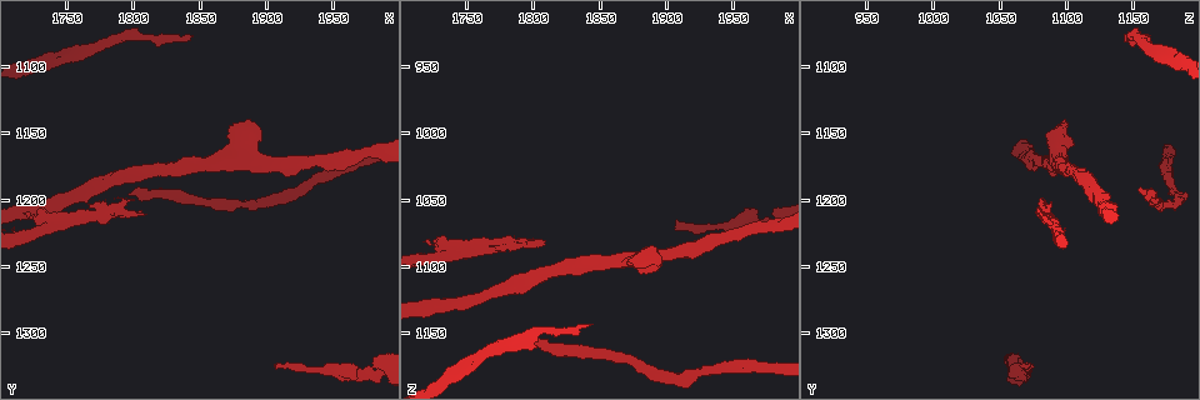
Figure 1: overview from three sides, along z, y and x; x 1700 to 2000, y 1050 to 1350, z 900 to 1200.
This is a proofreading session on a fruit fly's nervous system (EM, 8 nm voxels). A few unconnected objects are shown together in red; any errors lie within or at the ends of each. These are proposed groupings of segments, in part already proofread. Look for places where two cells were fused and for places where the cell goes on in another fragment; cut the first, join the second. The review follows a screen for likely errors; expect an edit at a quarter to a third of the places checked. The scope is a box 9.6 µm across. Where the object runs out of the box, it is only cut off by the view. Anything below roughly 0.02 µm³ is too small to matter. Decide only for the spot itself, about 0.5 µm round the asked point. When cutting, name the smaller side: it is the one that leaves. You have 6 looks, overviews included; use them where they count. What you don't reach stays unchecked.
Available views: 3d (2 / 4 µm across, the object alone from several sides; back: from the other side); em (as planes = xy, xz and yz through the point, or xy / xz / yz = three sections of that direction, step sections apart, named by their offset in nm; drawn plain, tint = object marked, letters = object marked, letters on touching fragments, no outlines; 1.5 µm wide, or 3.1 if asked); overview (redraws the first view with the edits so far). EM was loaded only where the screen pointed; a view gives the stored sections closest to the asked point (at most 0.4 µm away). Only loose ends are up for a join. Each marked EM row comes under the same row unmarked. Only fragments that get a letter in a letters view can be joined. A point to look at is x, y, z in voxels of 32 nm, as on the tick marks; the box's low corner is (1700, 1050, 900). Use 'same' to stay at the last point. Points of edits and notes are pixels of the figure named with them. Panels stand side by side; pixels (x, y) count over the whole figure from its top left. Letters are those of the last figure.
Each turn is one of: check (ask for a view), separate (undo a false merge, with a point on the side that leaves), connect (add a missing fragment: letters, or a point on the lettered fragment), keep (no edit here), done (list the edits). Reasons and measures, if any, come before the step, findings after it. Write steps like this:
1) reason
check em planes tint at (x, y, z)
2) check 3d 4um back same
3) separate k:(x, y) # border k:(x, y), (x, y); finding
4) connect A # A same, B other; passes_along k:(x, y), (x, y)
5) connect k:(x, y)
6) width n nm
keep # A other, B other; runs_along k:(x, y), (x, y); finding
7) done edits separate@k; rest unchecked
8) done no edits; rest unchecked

branch point
check em planes letters at (1882, 1168, 1096)

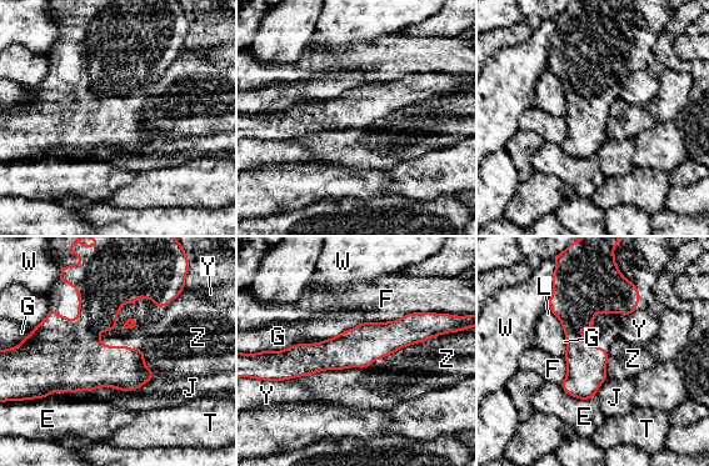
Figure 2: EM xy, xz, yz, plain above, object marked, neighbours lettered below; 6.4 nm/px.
keep # E other, F other, G other, J other, L other, T other, W other, Y other, Z other; all the same cell

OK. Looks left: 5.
tapers out
check 3d 4um at (1844, 1076, 1146)

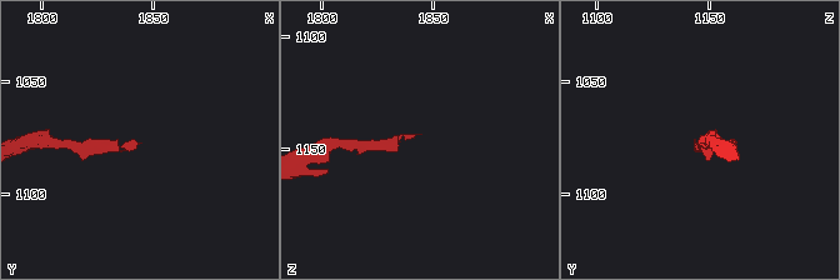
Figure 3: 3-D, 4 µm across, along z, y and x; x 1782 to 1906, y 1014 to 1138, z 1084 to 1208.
need the tissue
check em xy step 8 tint at (1843, 1077, 1143)

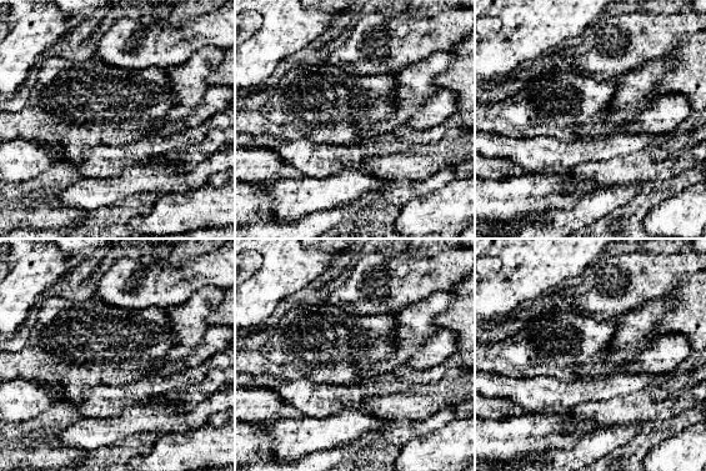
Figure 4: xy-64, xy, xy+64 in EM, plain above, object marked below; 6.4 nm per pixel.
check em planes letters same

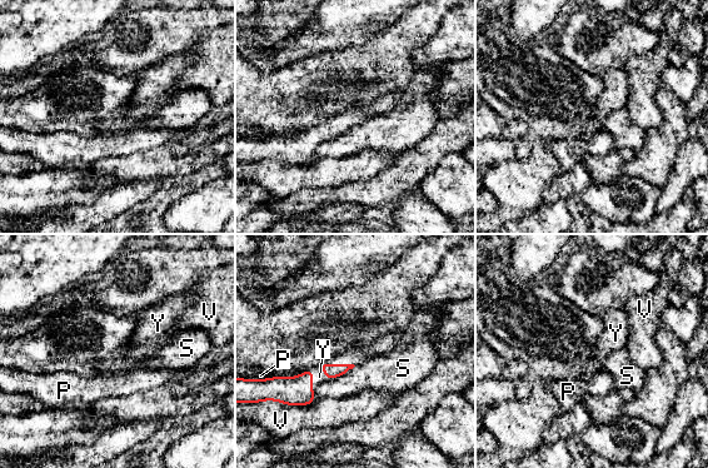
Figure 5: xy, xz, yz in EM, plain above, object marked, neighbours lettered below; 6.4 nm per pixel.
longest_contact V 240 nm
connect Y # P other, S other, V other, Y same; the cell continues

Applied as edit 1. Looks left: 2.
done edits connect@5; rest unchecked

